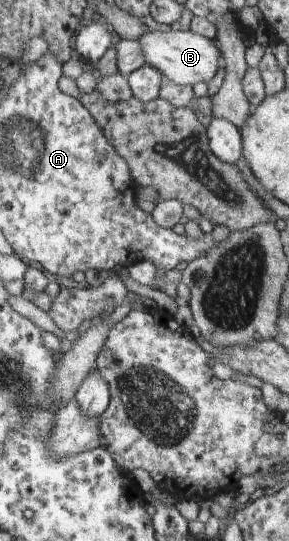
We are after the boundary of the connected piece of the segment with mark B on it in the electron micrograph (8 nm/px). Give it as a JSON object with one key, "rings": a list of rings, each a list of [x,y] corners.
{"rings":[[[191,29],[183,31],[147,31],[138,39],[144,50],[145,65],[158,69],[162,75],[181,86],[193,86],[198,83],[210,83],[218,68],[222,66],[220,49],[214,40],[195,34]]]}

